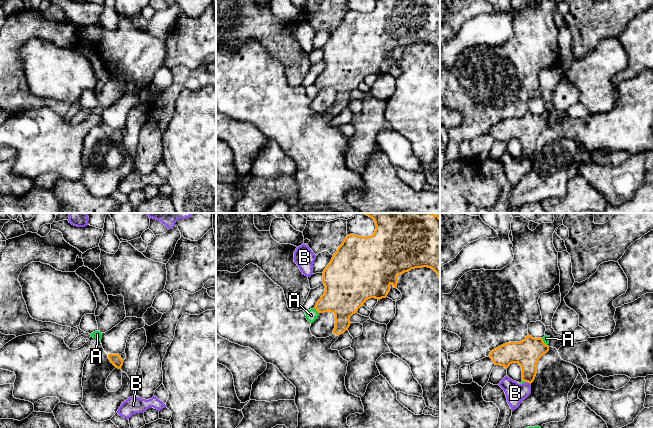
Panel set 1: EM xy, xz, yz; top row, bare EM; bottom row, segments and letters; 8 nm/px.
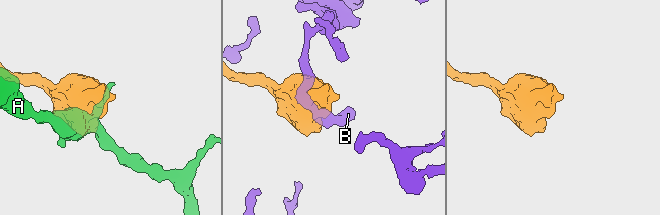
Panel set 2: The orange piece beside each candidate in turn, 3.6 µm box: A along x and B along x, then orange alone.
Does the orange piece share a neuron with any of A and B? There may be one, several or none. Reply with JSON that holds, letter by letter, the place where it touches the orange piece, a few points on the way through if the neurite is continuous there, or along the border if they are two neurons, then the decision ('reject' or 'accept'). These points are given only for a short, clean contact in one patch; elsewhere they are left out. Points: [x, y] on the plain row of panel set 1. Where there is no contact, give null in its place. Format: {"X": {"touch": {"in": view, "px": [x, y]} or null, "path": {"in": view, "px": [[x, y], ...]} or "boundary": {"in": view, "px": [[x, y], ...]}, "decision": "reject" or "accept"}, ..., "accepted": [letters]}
{"A": {"touch": {"in": "xz", "px": [316, 86]}, "boundary": {"in": "xz", "px": [[314, 83], [318, 89]]}, "decision": "reject"}, "B": {"touch": {"in": "yz", "px": [528, 158]}, "boundary": {"in": "yz", "px": [[526, 157], [530, 160]]}, "decision": "reject"}, "accepted": []}

